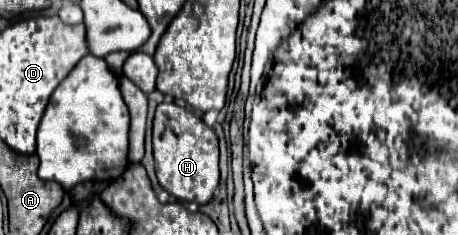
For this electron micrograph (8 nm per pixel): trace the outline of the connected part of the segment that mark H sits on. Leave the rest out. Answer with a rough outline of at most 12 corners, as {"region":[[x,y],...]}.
{"region":[[159,104],[153,156],[177,200],[207,204],[219,184],[215,132]]}

